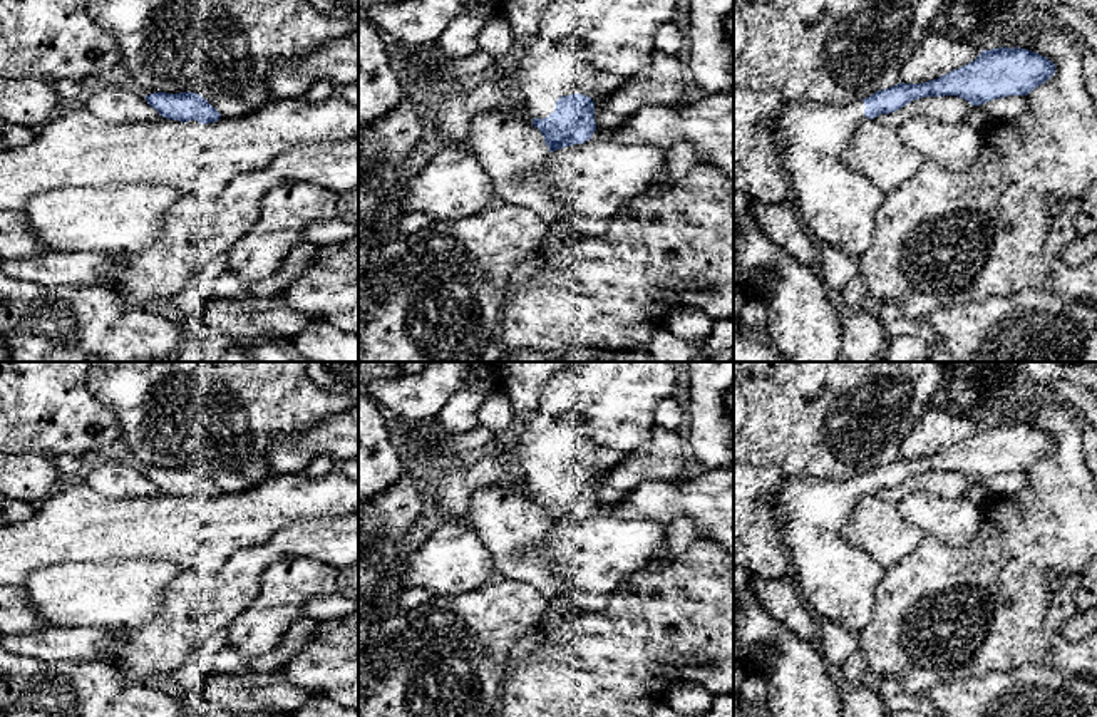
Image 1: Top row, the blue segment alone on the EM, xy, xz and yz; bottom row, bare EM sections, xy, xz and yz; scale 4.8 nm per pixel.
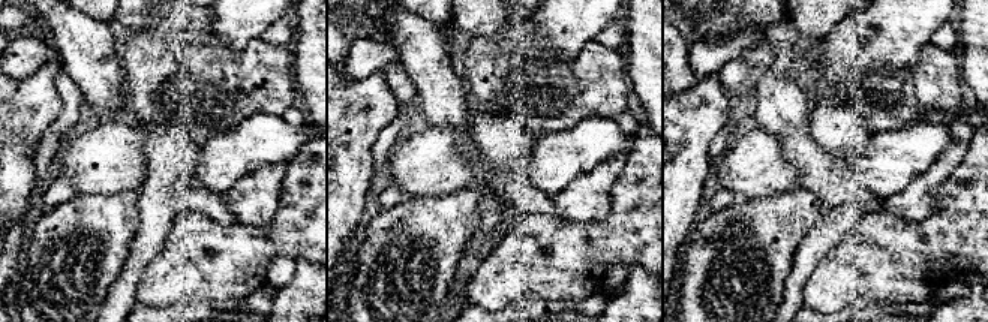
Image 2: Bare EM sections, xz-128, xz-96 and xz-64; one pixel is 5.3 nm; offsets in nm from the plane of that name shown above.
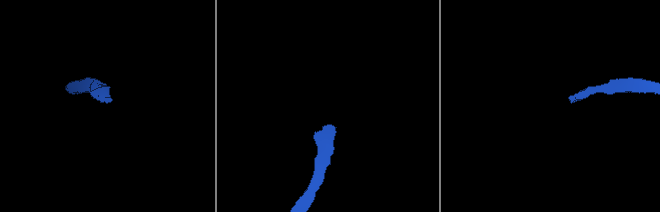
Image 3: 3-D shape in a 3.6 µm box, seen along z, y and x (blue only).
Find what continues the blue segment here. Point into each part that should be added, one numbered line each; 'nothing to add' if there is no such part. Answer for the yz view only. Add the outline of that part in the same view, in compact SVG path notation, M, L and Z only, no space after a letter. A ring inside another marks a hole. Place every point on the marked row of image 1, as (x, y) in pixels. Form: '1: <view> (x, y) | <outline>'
1: yz (838, 206) | M863 99L849 104L782 101L772 116L784 169L796 194L797 216L816 238L851 258L861 258L873 243L874 219L886 194L841 159L854 129L868 121L864 109Z

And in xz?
1: xz (590, 47) | M554 0L519 64L519 89L533 119L549 117L563 95L605 97L643 70L655 52L657 30L670 22L677 0Z

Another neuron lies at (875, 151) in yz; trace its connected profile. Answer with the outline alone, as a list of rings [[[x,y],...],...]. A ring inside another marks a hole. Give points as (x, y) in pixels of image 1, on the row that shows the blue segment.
[[[868,119],[854,129],[841,159],[847,169],[866,176],[884,193],[896,191],[924,161],[901,142],[896,129],[879,119]]]

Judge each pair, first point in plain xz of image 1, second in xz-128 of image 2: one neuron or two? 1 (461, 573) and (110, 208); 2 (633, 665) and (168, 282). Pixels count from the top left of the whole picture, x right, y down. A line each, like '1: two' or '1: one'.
1: two
2: one

